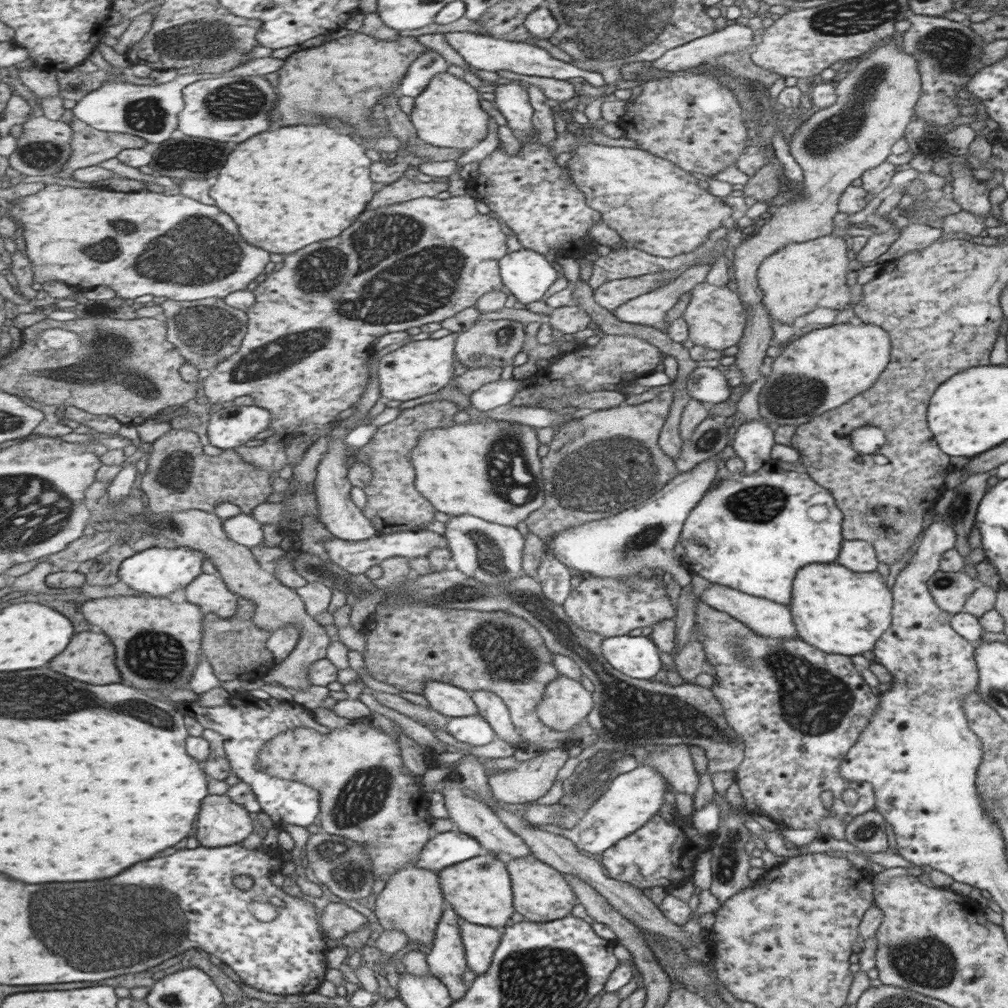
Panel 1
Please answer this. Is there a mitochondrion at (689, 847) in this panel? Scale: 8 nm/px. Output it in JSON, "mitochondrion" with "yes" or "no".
{"mitochondrion":"no"}

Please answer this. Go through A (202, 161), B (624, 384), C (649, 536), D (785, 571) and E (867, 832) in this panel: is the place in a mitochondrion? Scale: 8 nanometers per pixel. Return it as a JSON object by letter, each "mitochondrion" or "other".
{"A":"mitochondrion","B":"other","C":"mitochondrion","D":"other","E":"mitochondrion"}

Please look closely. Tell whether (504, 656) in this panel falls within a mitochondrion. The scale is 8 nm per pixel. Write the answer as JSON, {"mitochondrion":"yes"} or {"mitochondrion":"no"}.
{"mitochondrion":"yes"}

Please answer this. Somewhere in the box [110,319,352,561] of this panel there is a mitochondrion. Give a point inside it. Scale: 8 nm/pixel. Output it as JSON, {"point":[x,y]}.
{"point":[288,353]}

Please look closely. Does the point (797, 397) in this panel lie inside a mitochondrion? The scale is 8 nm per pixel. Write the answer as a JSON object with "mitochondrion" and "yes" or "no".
{"mitochondrion":"yes"}

